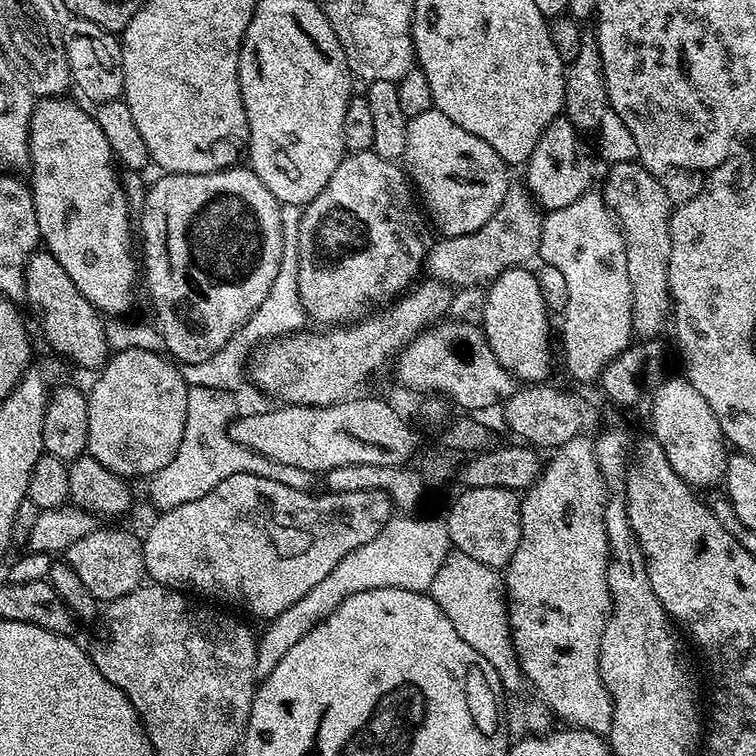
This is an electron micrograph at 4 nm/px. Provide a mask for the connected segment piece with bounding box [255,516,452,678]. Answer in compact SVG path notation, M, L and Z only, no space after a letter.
M394 516L381 531L358 549L346 554L321 582L308 590L298 602L273 617L270 626L261 631L256 645L256 674L268 676L286 656L287 650L301 640L316 624L328 617L346 597L370 589L398 588L411 592L429 591L434 576L452 551L449 528L443 519Z

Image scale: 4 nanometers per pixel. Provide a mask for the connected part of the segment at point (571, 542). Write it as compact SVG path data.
M587 435L570 438L561 448L551 453L552 461L543 465L540 475L533 481L531 487L523 493L520 502L520 541L518 550L514 550L514 558L509 562L502 579L506 589L506 599L510 605L508 609L508 625L512 628L512 645L516 648L516 656L520 659L520 671L529 685L536 687L535 695L540 697L551 708L553 715L565 725L581 728L587 732L607 734L612 731L612 699L604 688L600 677L598 658L600 657L600 643L604 627L612 614L612 595L608 589L608 565L610 563L610 549L606 538L604 525L604 501L606 499L606 485L602 474L598 470L596 450L593 441Z

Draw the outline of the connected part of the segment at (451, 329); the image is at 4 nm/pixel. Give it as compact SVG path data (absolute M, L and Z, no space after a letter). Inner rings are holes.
M436 322L430 328L419 332L405 348L401 349L395 357L396 376L408 388L416 392L432 392L428 394L440 394L445 392L460 410L472 410L468 408L492 408L503 405L509 400L514 391L514 378L500 365L494 350L490 350L484 333L477 325L463 322Z

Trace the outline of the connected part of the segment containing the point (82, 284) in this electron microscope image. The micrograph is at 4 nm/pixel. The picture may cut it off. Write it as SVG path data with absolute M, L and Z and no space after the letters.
M37 99L28 123L28 164L32 168L30 191L38 218L38 230L43 247L51 256L58 258L62 270L70 274L70 282L82 290L97 312L120 318L125 315L123 312L131 310L136 300L138 260L132 257L134 220L128 217L128 196L116 177L117 165L110 142L106 142L106 134L98 130L96 117L87 107L79 108L68 99Z

